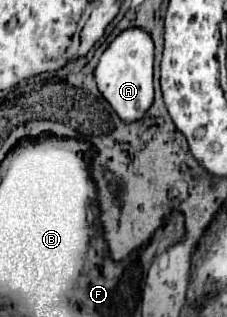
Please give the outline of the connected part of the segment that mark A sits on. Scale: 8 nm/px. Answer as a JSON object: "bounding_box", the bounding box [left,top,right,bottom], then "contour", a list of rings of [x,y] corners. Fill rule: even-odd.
{"bounding_box":[95,29,153,123],"contour":[[[125,29],[101,55],[95,69],[95,81],[101,95],[125,123],[135,123],[153,105],[153,41],[143,29]]]}

